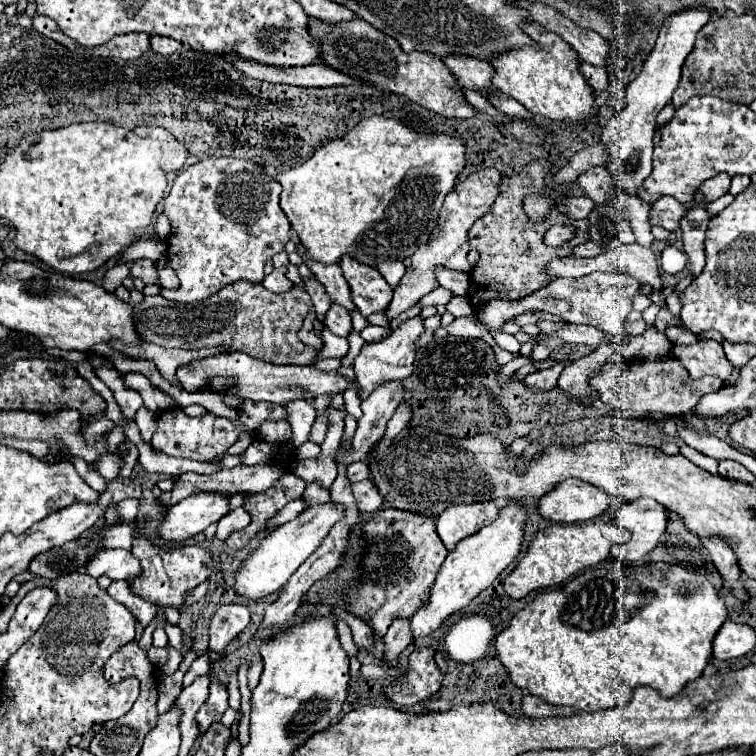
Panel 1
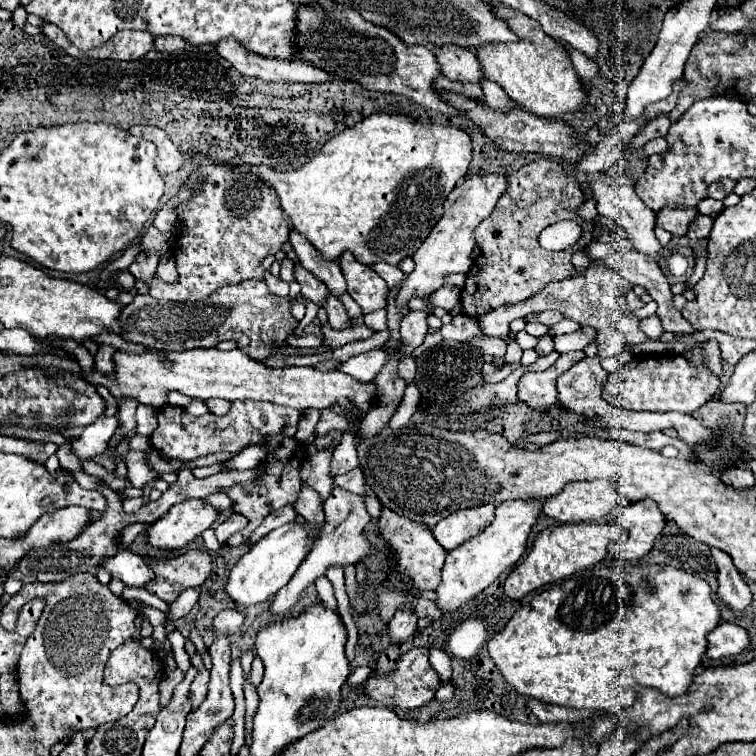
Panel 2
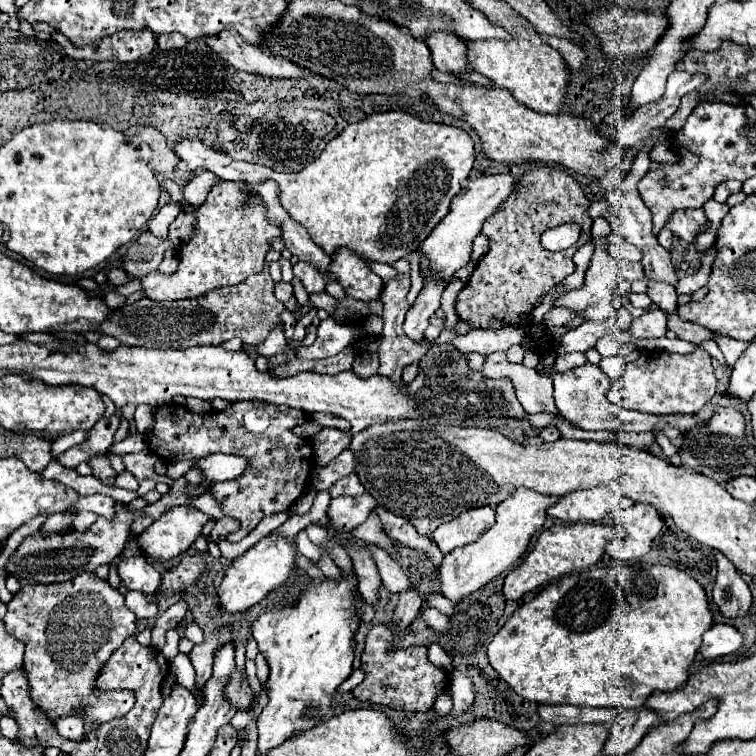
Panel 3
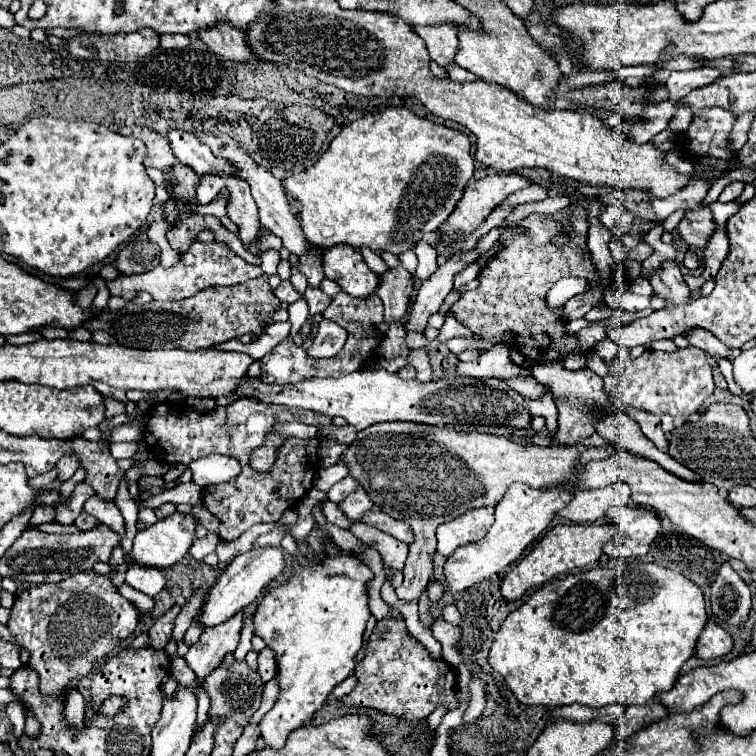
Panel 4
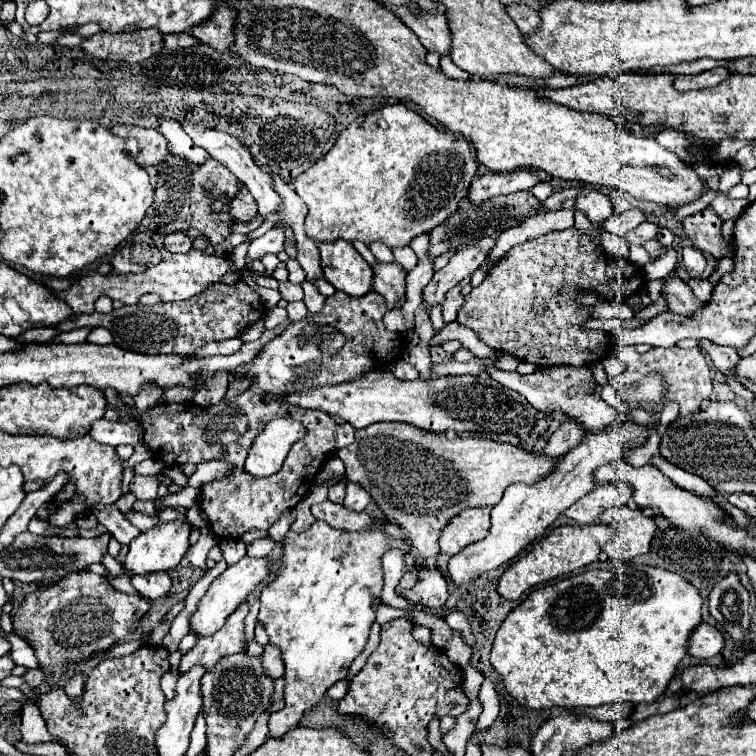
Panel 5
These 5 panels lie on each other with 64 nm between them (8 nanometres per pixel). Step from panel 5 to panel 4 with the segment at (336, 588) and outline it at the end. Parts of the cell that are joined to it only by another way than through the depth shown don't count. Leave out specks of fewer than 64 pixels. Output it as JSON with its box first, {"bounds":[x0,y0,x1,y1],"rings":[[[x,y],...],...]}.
{"bounds":[254,528,372,746],"rings":[[[314,528],[308,536],[306,544],[298,544],[300,552],[308,558],[310,562],[310,570],[296,566],[296,574],[284,584],[278,586],[276,590],[270,590],[262,604],[258,606],[256,614],[254,614],[254,634],[260,636],[266,642],[266,648],[274,650],[274,658],[276,658],[276,680],[280,686],[280,694],[274,702],[274,706],[264,714],[264,718],[260,720],[260,736],[264,746],[282,746],[288,738],[288,734],[296,728],[302,728],[306,722],[310,722],[314,718],[314,714],[318,710],[322,710],[326,698],[332,694],[332,690],[346,680],[356,666],[356,654],[362,648],[362,634],[366,630],[366,620],[370,616],[368,610],[368,596],[366,596],[366,582],[372,578],[372,572],[354,556],[350,556],[348,552],[342,552],[340,558],[330,558],[326,556],[324,562],[322,560],[314,560],[312,552],[324,552],[322,544],[330,540],[328,532],[324,532],[322,528]]]}

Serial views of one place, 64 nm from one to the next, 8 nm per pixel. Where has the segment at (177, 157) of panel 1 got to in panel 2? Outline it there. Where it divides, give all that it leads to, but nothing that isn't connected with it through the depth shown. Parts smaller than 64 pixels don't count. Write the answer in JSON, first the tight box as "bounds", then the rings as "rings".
{"bounds":[144,126,184,174],"rings":[[[146,126],[144,136],[150,138],[158,146],[156,168],[160,174],[172,174],[172,172],[180,170],[180,166],[184,164],[184,154],[180,152],[180,148],[176,148],[176,144],[170,140],[170,136],[164,130],[154,128],[154,126]]]}

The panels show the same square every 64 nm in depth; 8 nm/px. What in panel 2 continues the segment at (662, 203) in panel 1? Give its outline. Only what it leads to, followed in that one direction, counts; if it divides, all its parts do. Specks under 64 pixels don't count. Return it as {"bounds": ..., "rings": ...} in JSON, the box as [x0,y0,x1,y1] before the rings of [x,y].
{"bounds":[656,204,698,236],"rings":[[[666,204],[664,208],[660,208],[656,212],[656,226],[664,228],[664,230],[676,234],[676,236],[686,236],[690,216],[694,218],[696,214],[698,214],[696,208],[684,208],[684,206]]]}

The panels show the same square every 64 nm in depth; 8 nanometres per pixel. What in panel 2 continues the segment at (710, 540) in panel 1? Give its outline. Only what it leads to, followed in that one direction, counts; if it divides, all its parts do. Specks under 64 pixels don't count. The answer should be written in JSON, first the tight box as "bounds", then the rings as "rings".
{"bounds":[710,548,752,610],"rings":[[[710,548],[712,558],[718,566],[718,596],[732,608],[732,610],[744,610],[750,600],[752,600],[752,592],[748,588],[748,584],[744,582],[744,576],[738,572],[738,568],[734,566],[732,558],[720,550],[720,548]]]}

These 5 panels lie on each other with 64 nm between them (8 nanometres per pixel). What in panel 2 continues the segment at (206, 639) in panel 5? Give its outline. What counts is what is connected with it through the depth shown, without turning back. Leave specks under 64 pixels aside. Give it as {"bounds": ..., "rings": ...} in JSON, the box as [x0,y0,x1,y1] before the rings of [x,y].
{"bounds":[188,652,210,710],"rings":[[[198,652],[192,656],[192,664],[198,668],[198,674],[196,674],[196,678],[194,678],[192,686],[190,686],[188,700],[192,704],[192,710],[196,710],[206,700],[206,688],[208,688],[208,676],[210,676],[210,672],[204,668],[202,658],[200,658]]]}

